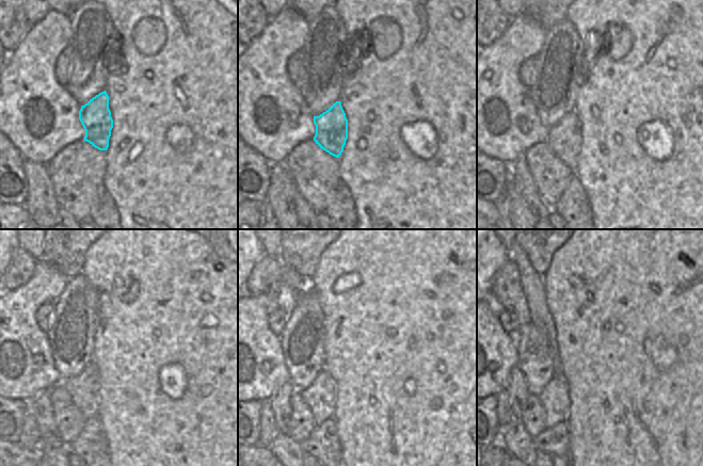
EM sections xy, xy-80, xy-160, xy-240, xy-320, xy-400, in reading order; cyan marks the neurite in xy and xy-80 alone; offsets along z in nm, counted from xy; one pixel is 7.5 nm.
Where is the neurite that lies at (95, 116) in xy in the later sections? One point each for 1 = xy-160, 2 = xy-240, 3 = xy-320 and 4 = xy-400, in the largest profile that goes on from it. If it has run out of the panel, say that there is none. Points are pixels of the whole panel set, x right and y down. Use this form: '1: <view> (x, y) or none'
1: xy-160 (564, 139)
2: xy-240 (83, 389)
3: xy-320 (320, 397)
4: xy-400 (555, 398)

